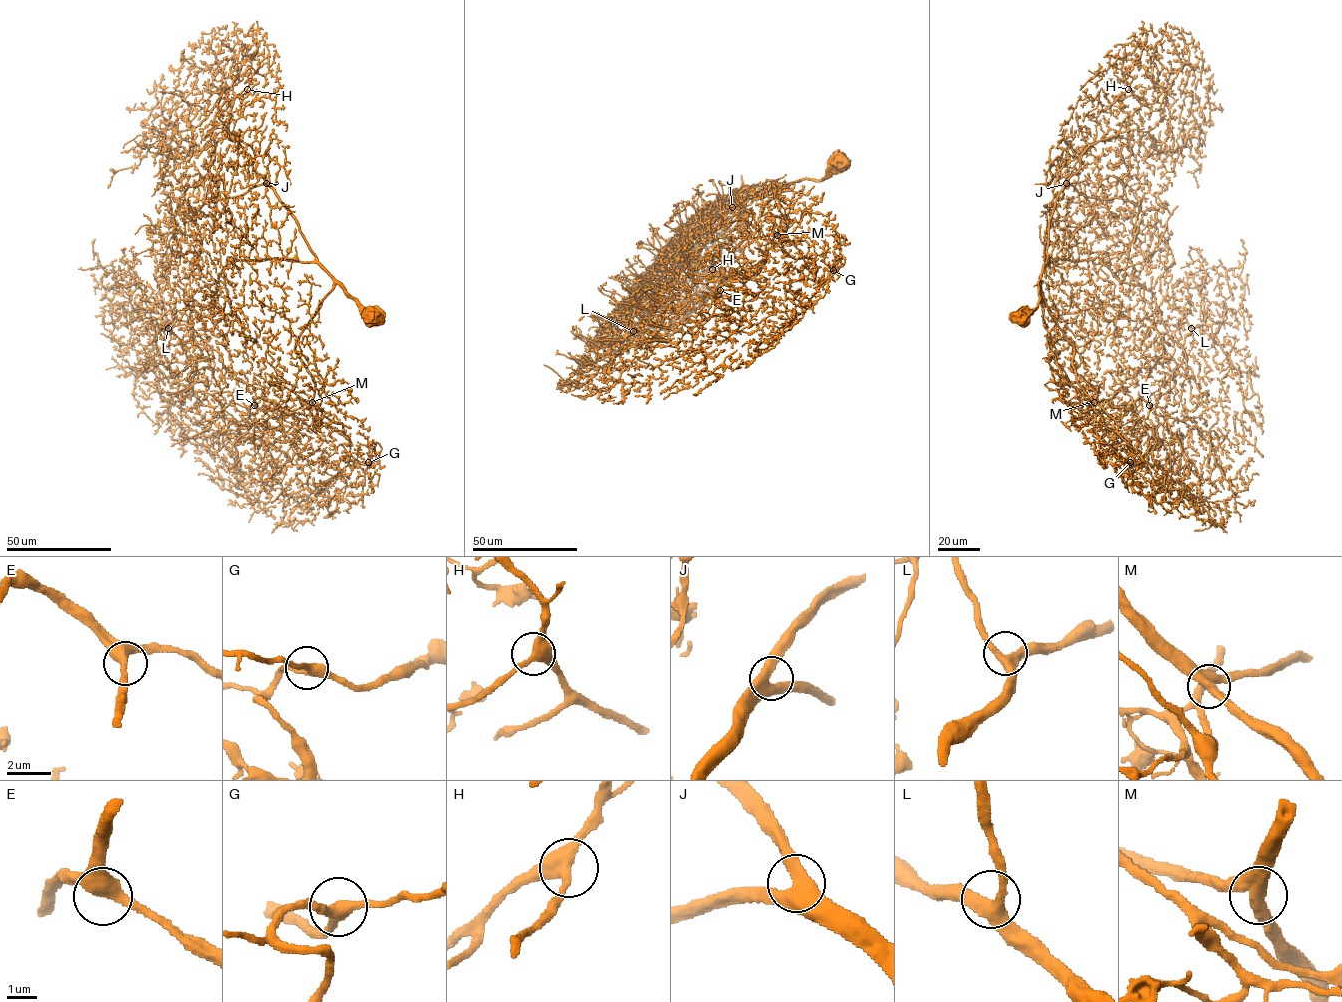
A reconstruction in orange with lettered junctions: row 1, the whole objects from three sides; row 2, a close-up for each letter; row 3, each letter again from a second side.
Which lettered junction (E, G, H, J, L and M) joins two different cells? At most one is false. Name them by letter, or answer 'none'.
none

